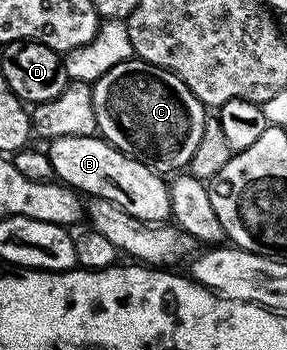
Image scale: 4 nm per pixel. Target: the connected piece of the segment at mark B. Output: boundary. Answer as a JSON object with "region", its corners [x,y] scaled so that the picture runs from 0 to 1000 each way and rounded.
{"region":[[[220,389],[167,409],[164,437],[188,500],[223,529],[296,560],[355,566],[481,629],[561,640],[596,614],[589,520],[512,469],[408,429],[348,389]]]}

